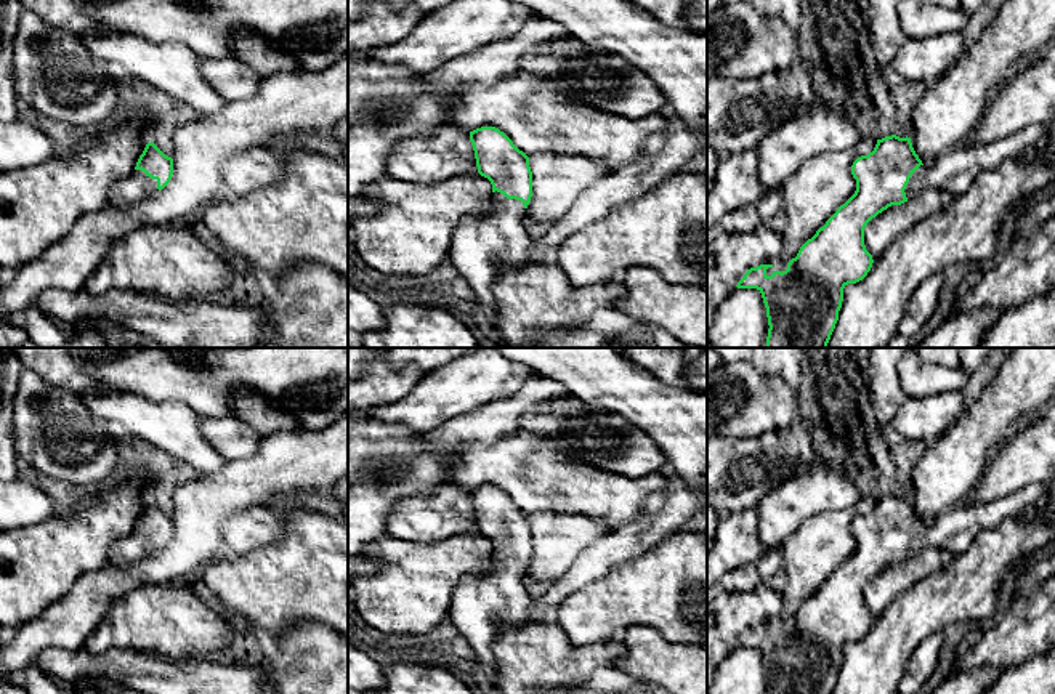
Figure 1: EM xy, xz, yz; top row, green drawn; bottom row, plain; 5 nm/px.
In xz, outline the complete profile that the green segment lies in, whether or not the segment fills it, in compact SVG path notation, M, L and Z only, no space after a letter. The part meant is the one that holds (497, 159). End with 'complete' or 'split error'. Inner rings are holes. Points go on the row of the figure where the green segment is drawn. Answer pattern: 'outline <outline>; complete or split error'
outline M495 127L470 131L478 173L492 184L492 212L486 216L463 218L452 237L449 264L465 279L479 305L494 317L497 303L492 293L499 266L524 266L529 261L532 240L526 231L526 208L532 197L532 171L529 157Z; split error

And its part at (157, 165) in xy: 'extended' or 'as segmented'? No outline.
extended

